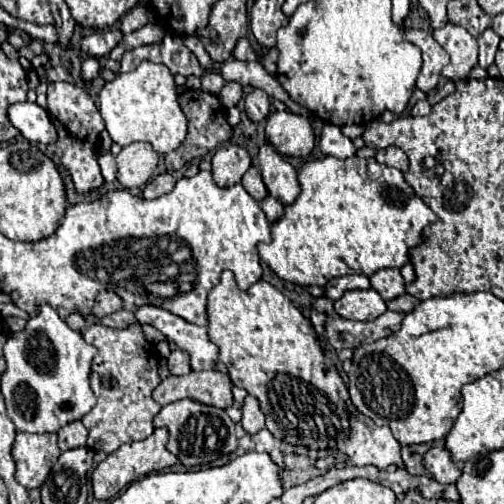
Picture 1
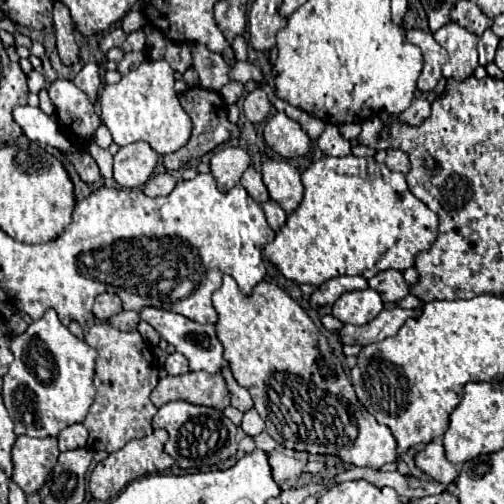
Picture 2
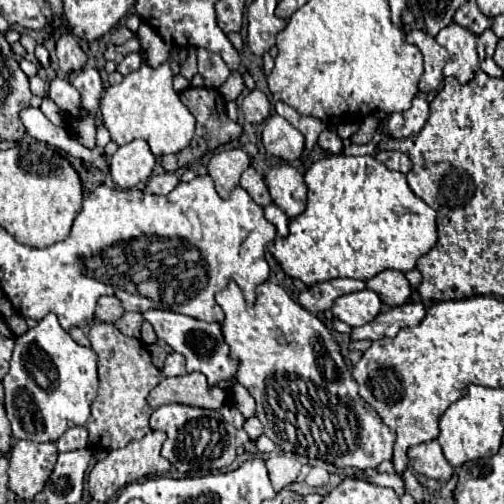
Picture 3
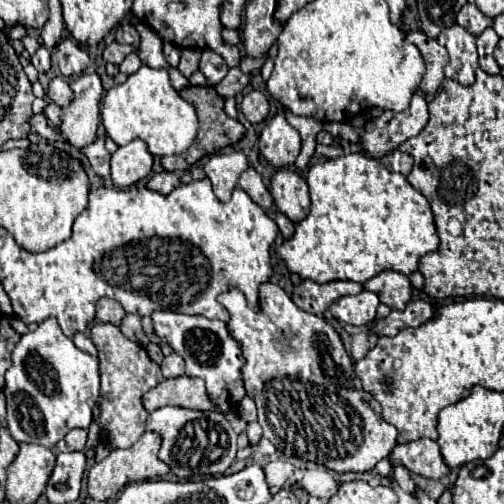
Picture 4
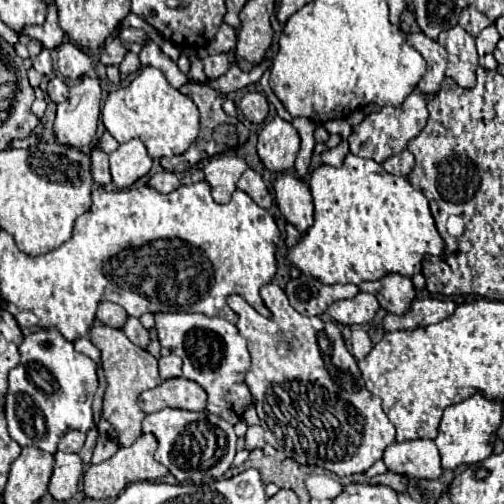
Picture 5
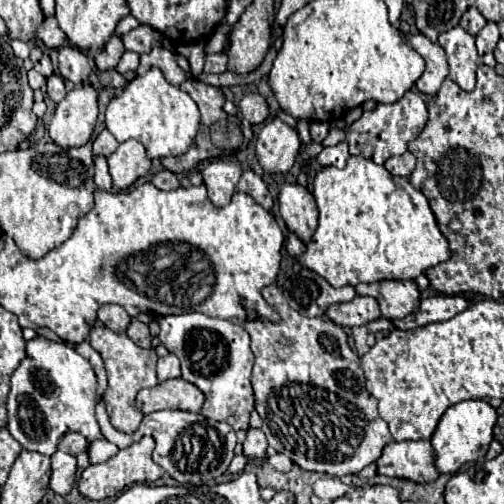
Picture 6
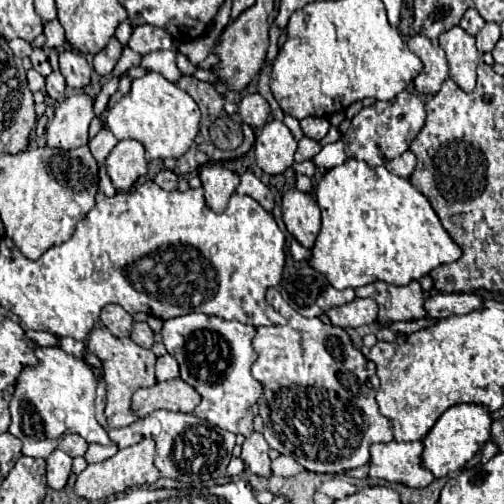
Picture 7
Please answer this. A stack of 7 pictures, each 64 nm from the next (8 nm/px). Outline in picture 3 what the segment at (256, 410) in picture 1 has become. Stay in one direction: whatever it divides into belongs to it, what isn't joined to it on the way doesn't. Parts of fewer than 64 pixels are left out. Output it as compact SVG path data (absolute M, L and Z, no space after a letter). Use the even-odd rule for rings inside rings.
M250 416L250 418L246 418L246 422L244 422L244 430L246 430L246 434L248 434L252 440L256 440L256 438L264 432L264 426L260 424L258 416Z

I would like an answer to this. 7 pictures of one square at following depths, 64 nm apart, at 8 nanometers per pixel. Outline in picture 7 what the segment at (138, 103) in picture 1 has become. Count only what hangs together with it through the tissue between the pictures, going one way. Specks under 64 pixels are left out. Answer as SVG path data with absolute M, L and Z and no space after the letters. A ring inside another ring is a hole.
M160 72L132 80L132 88L118 100L106 116L106 126L118 140L134 138L146 148L146 158L180 158L194 142L200 126L198 104L176 84L168 82Z

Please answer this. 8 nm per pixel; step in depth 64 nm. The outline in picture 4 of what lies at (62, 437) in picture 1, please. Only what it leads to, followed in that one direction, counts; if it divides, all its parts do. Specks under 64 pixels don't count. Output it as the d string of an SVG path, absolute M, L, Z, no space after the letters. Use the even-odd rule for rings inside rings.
M74 428L70 430L58 444L56 444L56 452L74 452L74 450L84 450L86 444L86 436L88 432L82 428Z

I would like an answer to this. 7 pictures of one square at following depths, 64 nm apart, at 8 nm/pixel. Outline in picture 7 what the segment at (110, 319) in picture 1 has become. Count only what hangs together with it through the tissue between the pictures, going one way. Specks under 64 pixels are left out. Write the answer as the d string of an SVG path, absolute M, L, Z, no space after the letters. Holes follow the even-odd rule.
M134 322L130 338L142 348L152 348L152 344L154 344L154 332L150 330L150 326L146 322Z

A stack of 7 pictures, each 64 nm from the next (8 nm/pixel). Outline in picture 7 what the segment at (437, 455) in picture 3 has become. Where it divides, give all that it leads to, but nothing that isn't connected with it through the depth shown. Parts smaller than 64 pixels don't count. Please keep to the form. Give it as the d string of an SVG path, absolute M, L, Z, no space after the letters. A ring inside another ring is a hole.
M388 442L388 444L374 444L372 446L372 460L370 460L370 478L384 478L386 482L402 482L410 488L424 488L434 480L434 474L422 466L422 442Z

